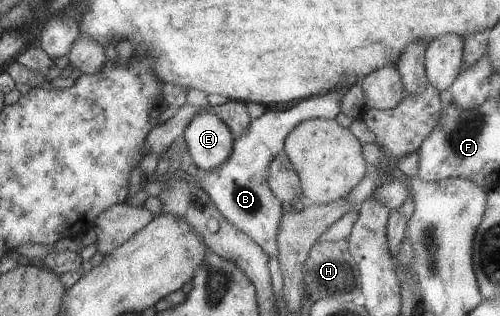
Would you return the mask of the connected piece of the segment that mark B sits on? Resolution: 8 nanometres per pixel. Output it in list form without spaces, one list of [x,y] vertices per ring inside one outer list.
[[[347,88],[299,100],[299,103],[285,111],[265,111],[251,120],[248,130],[236,137],[232,154],[216,170],[201,172],[201,185],[221,212],[238,230],[253,238],[269,257],[278,257],[278,231],[283,217],[281,202],[273,195],[266,182],[269,164],[279,152],[284,151],[285,138],[302,121],[310,119],[333,119],[341,112],[340,97]]]

